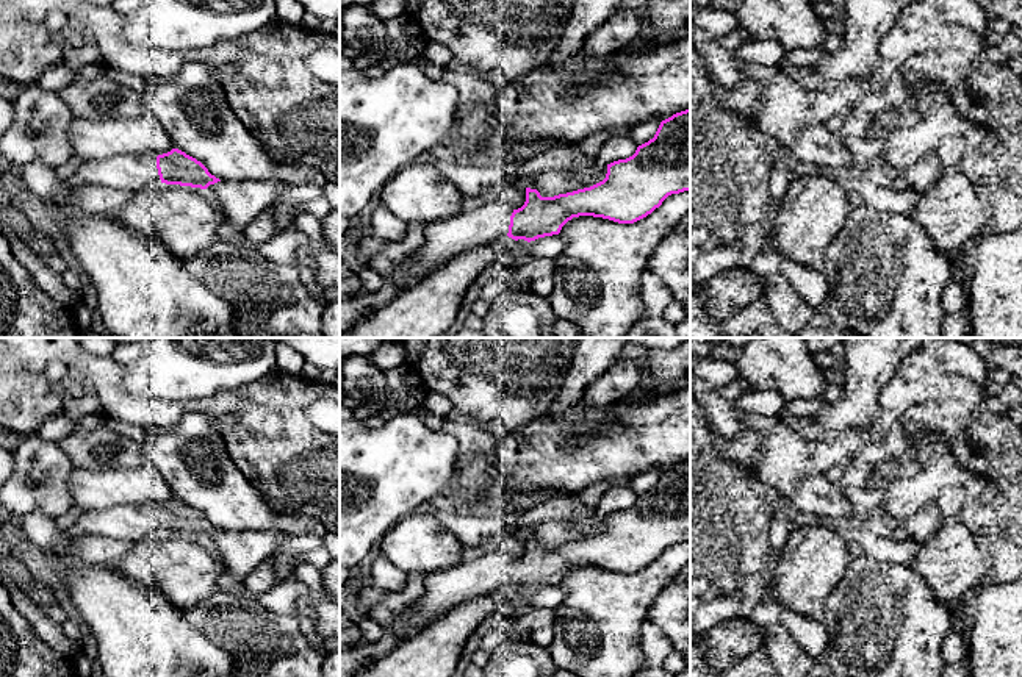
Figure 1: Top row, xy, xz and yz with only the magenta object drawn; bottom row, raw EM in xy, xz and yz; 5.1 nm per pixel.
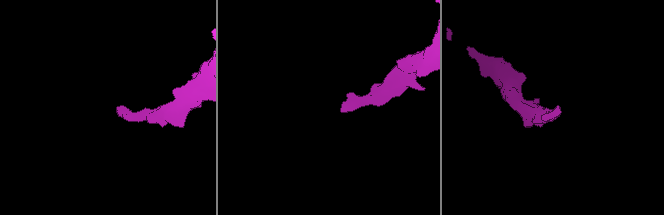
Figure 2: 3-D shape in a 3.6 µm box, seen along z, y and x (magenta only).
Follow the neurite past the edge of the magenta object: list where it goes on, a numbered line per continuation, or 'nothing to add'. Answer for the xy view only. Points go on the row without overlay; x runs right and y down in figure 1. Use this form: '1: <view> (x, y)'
1: xy (130, 522)

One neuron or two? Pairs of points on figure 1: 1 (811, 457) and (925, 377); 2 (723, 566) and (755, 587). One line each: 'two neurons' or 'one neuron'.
1: one neuron
2: two neurons

